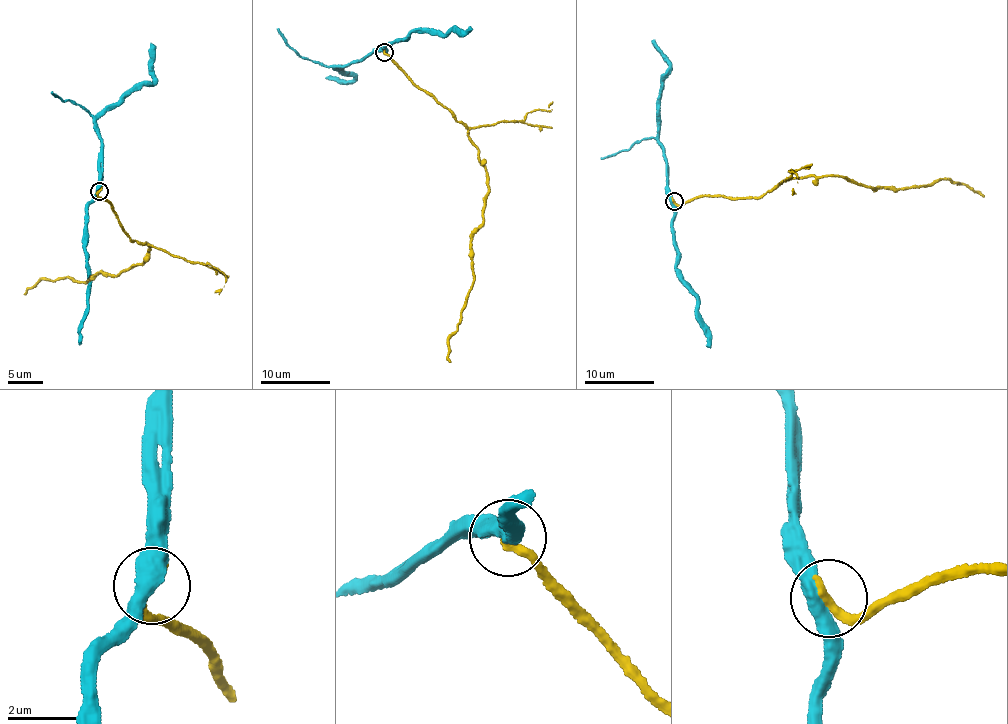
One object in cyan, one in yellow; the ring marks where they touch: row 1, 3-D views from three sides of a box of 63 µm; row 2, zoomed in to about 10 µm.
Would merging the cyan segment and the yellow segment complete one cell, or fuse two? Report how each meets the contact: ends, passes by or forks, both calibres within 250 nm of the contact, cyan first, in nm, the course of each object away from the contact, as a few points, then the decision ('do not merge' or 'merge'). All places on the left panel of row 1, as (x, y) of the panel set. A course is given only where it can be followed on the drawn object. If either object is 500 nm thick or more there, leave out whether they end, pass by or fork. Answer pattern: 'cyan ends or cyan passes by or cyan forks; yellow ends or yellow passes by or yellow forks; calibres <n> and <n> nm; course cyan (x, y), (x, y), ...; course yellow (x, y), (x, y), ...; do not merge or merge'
cyan passes by; yellow ends; calibres 480 and 320 nm; course cyan (99, 191), (100, 142), (96, 119), (154, 79), (151, 43); course yellow (99, 191), (132, 240), (146, 243), (148, 258), (116, 277), (103, 272), (84, 284), (42, 279), (23, 293); merge

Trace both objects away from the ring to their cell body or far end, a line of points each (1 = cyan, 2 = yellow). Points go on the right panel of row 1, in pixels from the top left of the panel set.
1: (674, 202), (667, 191), (666, 156), (659, 138), (660, 98), (670, 60), (651, 40)
2: (674, 202), (720, 194), (760, 196), (786, 180), (829, 175), (900, 190), (944, 178), (983, 196)

